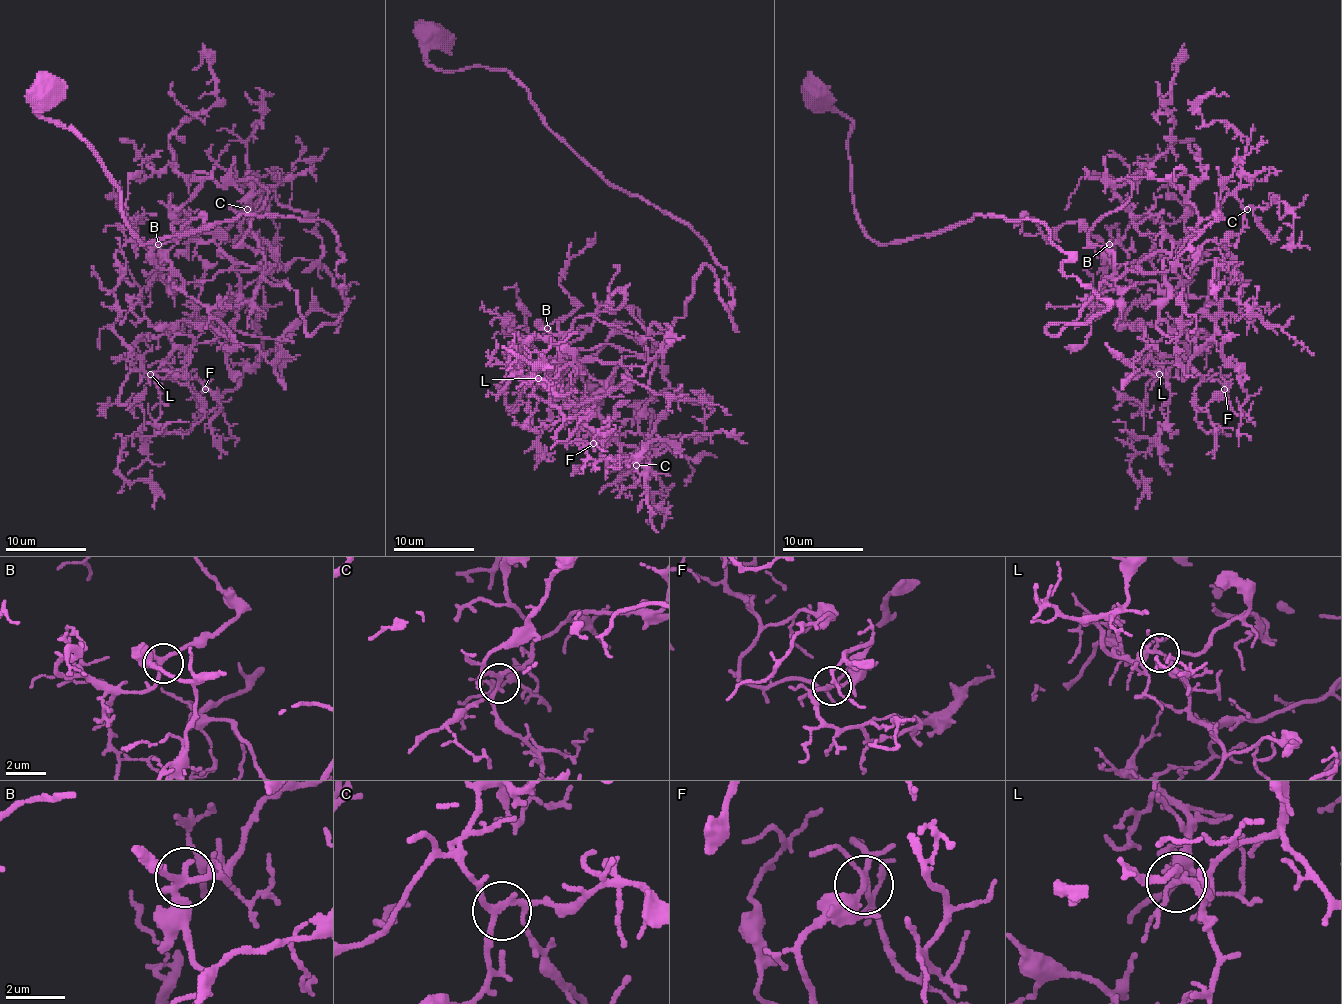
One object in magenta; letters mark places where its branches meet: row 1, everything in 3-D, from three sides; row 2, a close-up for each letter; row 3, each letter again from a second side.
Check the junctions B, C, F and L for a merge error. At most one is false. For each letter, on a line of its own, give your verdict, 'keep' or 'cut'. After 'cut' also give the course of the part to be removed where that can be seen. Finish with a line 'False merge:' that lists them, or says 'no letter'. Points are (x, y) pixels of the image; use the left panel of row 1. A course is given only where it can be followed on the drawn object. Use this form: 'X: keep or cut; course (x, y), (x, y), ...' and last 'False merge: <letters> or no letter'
B: keep
C: keep
F: keep
L: keep
False merge: no letter

